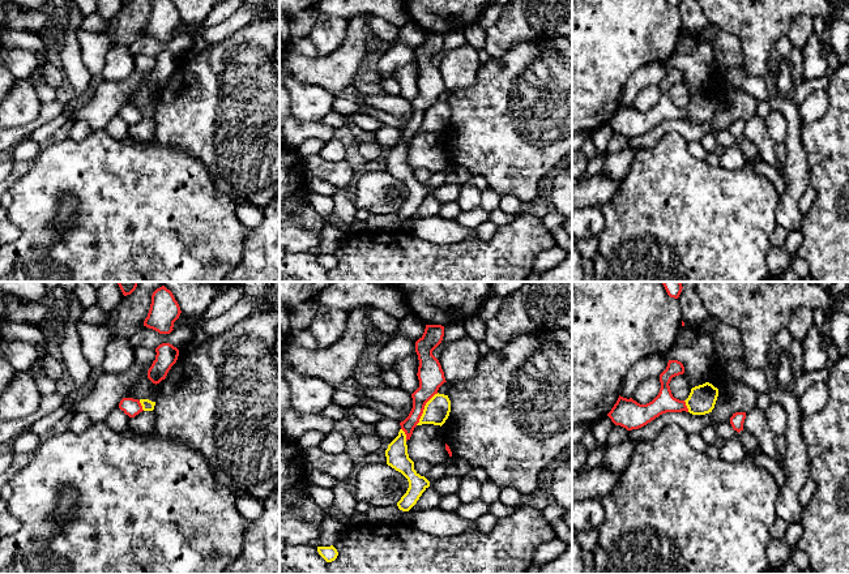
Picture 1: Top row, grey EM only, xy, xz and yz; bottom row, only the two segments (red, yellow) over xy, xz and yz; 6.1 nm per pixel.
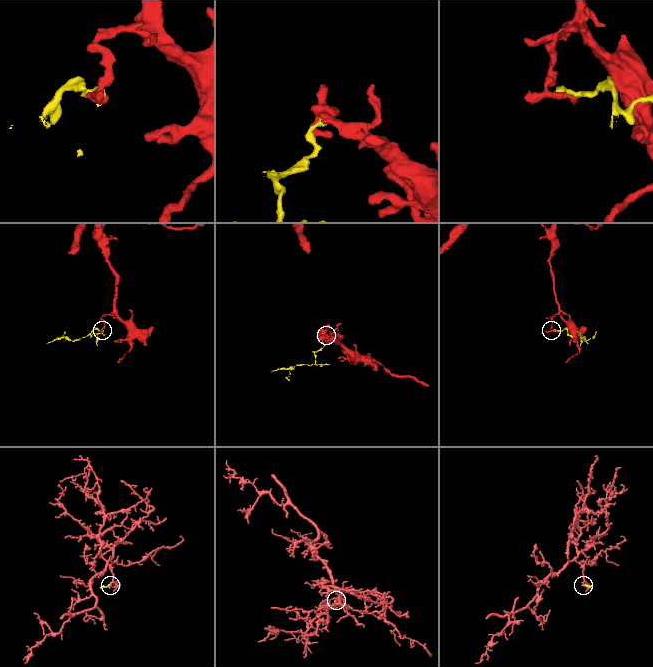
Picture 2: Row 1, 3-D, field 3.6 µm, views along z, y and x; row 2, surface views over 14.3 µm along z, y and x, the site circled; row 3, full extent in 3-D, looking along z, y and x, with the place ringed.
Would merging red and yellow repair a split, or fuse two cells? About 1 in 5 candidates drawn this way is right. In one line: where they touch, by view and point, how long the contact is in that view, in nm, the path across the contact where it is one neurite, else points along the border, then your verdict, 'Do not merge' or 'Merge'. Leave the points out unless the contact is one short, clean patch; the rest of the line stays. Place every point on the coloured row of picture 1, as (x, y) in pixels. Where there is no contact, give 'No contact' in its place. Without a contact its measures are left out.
Touches red at xz (423, 408). Shared border 240 nm. Boundary: xz (438, 393), (426, 403), (416, 424). Do not merge

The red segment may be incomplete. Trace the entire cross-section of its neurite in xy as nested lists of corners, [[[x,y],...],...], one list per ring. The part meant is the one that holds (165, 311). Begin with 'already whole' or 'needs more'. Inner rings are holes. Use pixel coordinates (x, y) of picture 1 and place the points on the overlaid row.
already whole | [[[165,286],[157,288],[152,295],[152,304],[144,326],[158,331],[159,334],[170,334],[174,322],[179,318],[182,310],[172,292]]]

